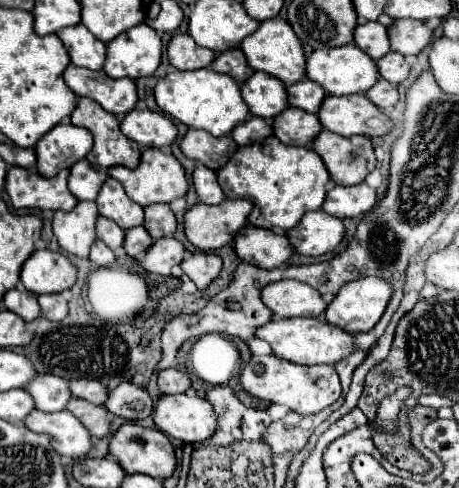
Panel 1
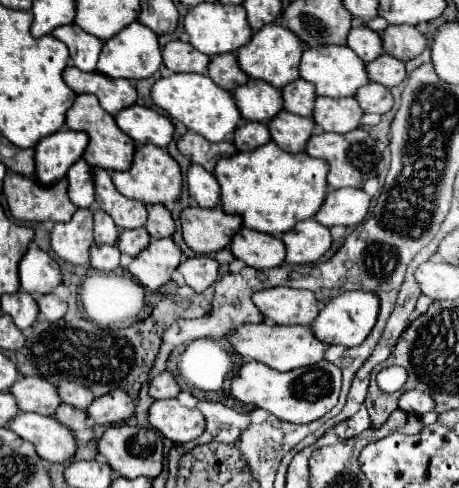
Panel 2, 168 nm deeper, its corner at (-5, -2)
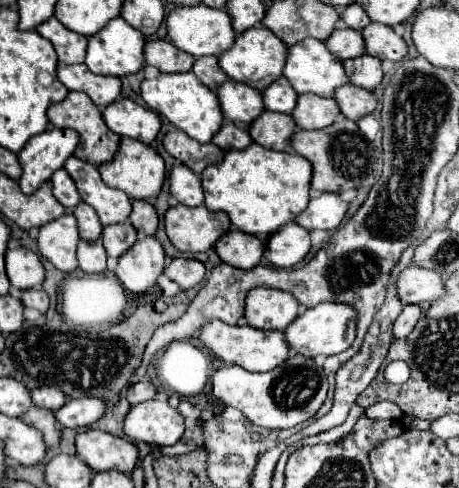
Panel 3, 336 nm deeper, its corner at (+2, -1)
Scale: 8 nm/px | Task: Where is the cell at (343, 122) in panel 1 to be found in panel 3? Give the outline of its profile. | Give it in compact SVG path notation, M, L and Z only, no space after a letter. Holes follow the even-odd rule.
M301 94L293 118L303 130L319 130L333 124L339 116L339 104L335 98L321 98L315 94Z

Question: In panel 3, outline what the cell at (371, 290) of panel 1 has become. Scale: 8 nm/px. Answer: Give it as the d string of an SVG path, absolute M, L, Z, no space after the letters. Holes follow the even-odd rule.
M321 302L309 308L305 314L297 316L297 320L293 320L289 328L285 328L285 338L297 354L305 354L311 358L317 354L331 356L347 350L353 344L355 330L357 330L357 310L353 306L341 302Z

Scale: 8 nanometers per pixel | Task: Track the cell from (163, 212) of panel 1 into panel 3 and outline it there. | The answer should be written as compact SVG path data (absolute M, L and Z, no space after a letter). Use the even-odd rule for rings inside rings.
M133 200L133 212L131 212L131 224L137 232L143 232L147 236L153 236L159 226L157 210L147 200Z

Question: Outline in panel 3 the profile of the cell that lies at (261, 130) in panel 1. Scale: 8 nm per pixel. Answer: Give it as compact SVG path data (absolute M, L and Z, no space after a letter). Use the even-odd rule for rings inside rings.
M225 124L225 126L221 126L221 130L213 136L211 142L217 144L219 148L223 148L223 150L243 150L243 148L247 148L253 140L251 140L247 128L237 128L235 124Z

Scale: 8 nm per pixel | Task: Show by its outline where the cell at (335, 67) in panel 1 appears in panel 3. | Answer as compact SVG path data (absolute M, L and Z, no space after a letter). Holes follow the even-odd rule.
M305 38L303 42L289 48L289 56L287 56L287 64L285 64L283 74L291 82L291 86L295 88L297 94L311 92L317 96L333 96L335 88L349 84L349 76L345 74L343 62L329 52L325 42L315 40L315 38Z

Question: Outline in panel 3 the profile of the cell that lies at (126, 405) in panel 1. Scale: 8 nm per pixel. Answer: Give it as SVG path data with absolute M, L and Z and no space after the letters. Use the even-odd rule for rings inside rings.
M73 398L55 412L61 428L85 428L101 420L107 412L107 404L101 398Z

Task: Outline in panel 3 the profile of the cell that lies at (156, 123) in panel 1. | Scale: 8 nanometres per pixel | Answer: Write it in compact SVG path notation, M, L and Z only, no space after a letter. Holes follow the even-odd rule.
M129 98L117 100L111 106L107 106L103 112L103 120L115 134L135 138L145 144L151 144L161 130L159 114L139 106Z

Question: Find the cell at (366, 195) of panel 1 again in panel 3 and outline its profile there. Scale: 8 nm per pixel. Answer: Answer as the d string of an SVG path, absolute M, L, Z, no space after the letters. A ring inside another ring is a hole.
M337 192L313 196L309 206L297 216L297 224L301 224L307 230L317 230L317 228L335 230L343 222L347 210L349 204Z

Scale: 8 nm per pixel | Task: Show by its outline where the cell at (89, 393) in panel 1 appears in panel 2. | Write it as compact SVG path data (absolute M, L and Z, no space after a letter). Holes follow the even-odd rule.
M62 381L58 385L58 393L60 393L62 403L68 403L68 405L72 405L76 409L86 409L94 399L90 389L82 387L82 385L76 385L74 381Z

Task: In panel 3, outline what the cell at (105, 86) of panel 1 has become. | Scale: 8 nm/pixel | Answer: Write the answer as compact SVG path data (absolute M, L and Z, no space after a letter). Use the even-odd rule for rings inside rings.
M59 64L57 78L77 92L85 92L101 110L121 98L121 80L115 76L97 76L85 64Z

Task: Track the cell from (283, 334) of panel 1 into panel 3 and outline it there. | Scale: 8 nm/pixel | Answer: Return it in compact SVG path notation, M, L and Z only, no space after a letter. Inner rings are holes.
M213 320L205 324L199 332L199 340L223 362L243 366L251 372L269 372L283 364L289 358L289 344L285 342L285 336L281 330L257 330L253 326L229 326L221 320Z

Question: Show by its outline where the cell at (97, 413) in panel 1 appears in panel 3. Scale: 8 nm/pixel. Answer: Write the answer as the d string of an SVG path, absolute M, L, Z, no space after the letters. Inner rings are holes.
M33 406L33 408L29 408L29 412L25 412L25 416L21 416L21 420L35 426L37 430L41 430L49 448L55 448L61 442L61 428L59 428L55 414L51 410Z

